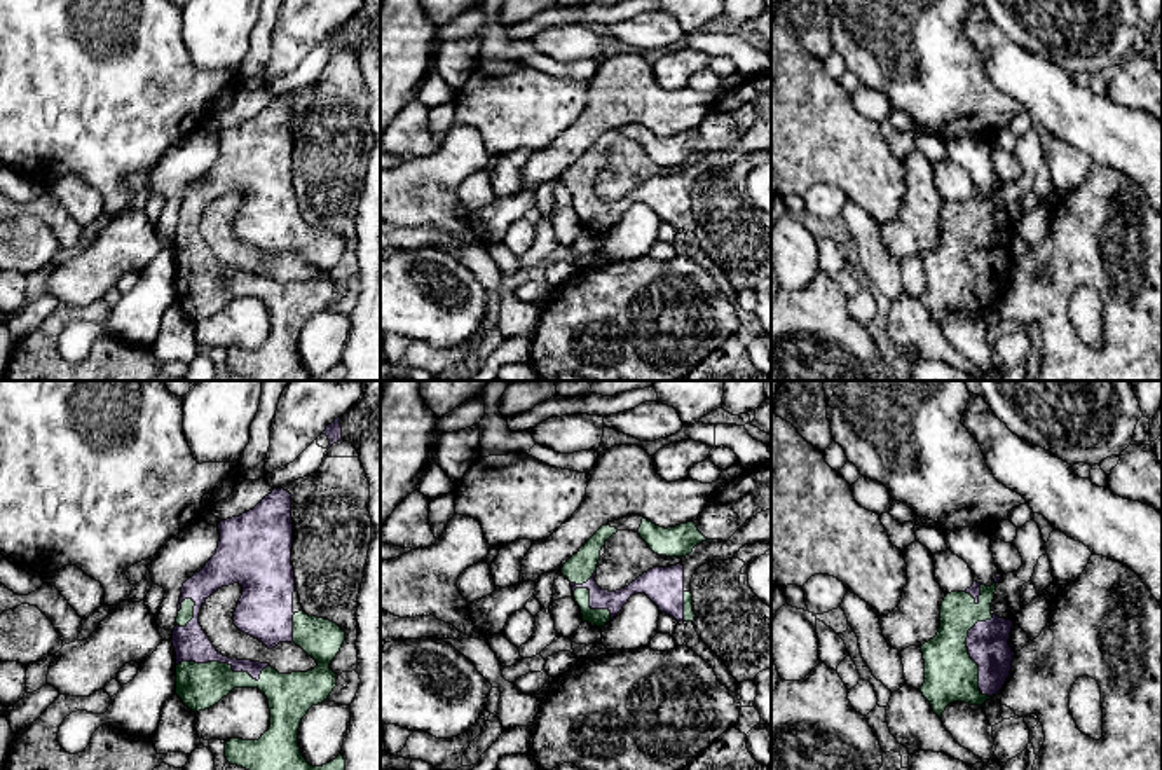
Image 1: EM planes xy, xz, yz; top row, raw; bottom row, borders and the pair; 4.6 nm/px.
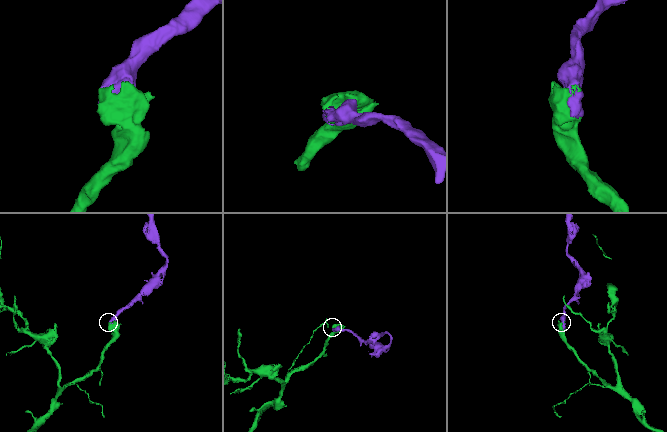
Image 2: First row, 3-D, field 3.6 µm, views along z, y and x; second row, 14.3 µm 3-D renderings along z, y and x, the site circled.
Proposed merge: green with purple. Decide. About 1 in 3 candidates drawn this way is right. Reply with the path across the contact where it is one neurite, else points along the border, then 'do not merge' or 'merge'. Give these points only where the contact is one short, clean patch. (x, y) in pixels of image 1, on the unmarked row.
merge

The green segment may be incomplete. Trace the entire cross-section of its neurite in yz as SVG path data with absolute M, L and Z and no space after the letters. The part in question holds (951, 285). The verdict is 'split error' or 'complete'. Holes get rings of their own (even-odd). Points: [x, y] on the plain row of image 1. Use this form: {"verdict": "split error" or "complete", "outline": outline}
{"verdict": "split error", "outline": "M996 183L991 196L974 190L965 201L946 203L940 237L921 255L925 292L919 300L939 327L953 311L982 314L1010 285L1014 230L991 222L1000 189Z"}

